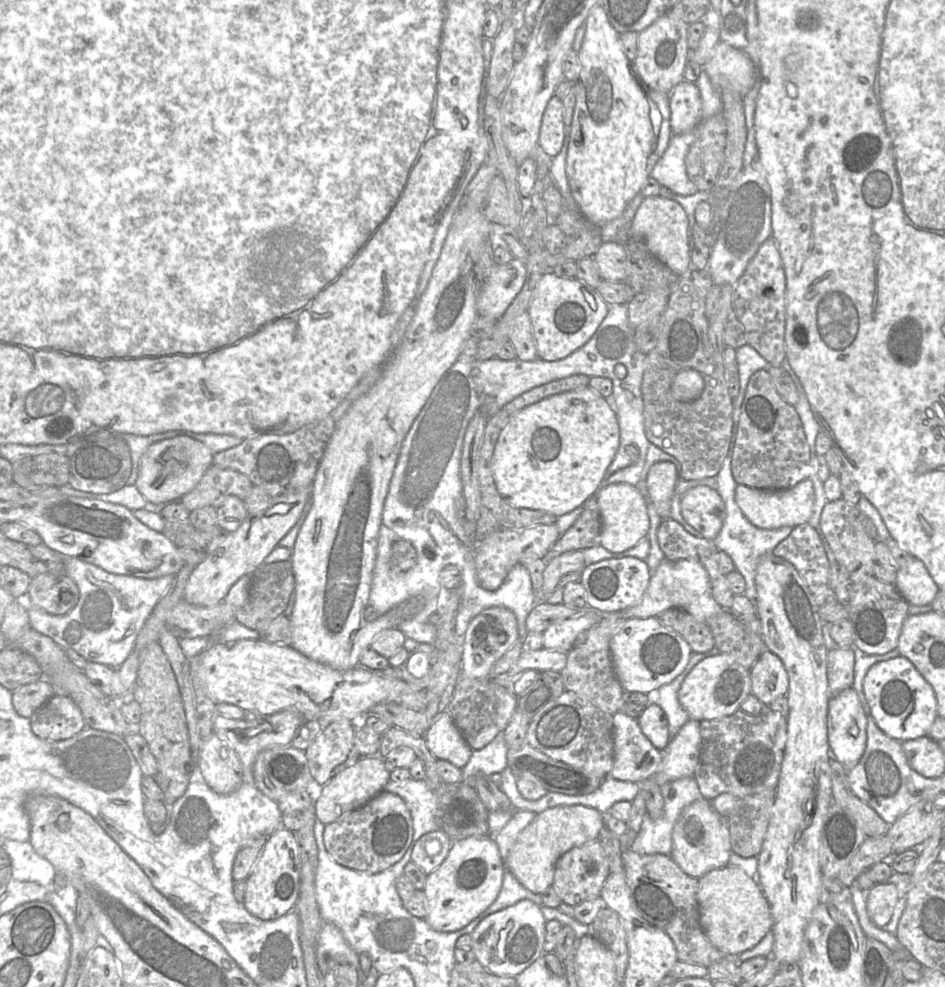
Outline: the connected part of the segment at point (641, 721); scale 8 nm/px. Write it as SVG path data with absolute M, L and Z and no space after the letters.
M651 703L637 721L642 733L655 748L662 751L667 747L671 740L668 730L668 720L658 704Z

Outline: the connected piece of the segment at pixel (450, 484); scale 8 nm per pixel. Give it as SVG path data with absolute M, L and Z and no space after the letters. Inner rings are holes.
M627 303L610 305L607 316L592 337L582 347L560 360L522 361L491 358L481 361L474 357L459 357L434 387L401 445L384 503L369 605L383 615L412 596L424 595L426 598L424 608L415 617L403 621L397 628L406 638L411 638L418 644L432 644L435 642L437 631L434 624L434 616L438 610L437 596L441 592L439 574L445 566L456 565L462 573L462 583L458 587L460 606L454 621L455 635L463 638L475 616L486 608L500 606L515 614L519 640L524 639L528 632L526 629L528 615L537 604L537 597L526 567L516 564L509 571L503 584L494 591L484 590L477 582L476 542L473 539L473 529L464 518L465 501L460 471L467 426L475 413L482 412L490 418L521 394L554 380L576 374L584 374L589 378L609 378L612 381L612 396L617 407L620 444L605 477L642 462L646 450L643 472L649 472L650 467L656 462L665 460L675 465L680 477L679 461L651 444L645 434L641 394L645 367L646 355L636 347L635 330L629 324ZM618 364L624 365L627 370L626 376L622 379L614 372ZM400 539L409 541L414 546L417 562L408 570L395 572L390 566L392 546Z

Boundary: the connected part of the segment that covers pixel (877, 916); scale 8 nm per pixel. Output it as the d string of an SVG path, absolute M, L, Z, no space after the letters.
M875 884L867 896L867 913L870 921L883 928L890 921L900 897L900 888L895 884Z

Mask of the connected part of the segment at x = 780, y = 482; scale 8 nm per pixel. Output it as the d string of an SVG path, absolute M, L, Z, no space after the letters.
M767 370L756 371L747 384L732 454L736 484L760 490L787 490L808 479L810 460L811 451L795 407L778 394Z

